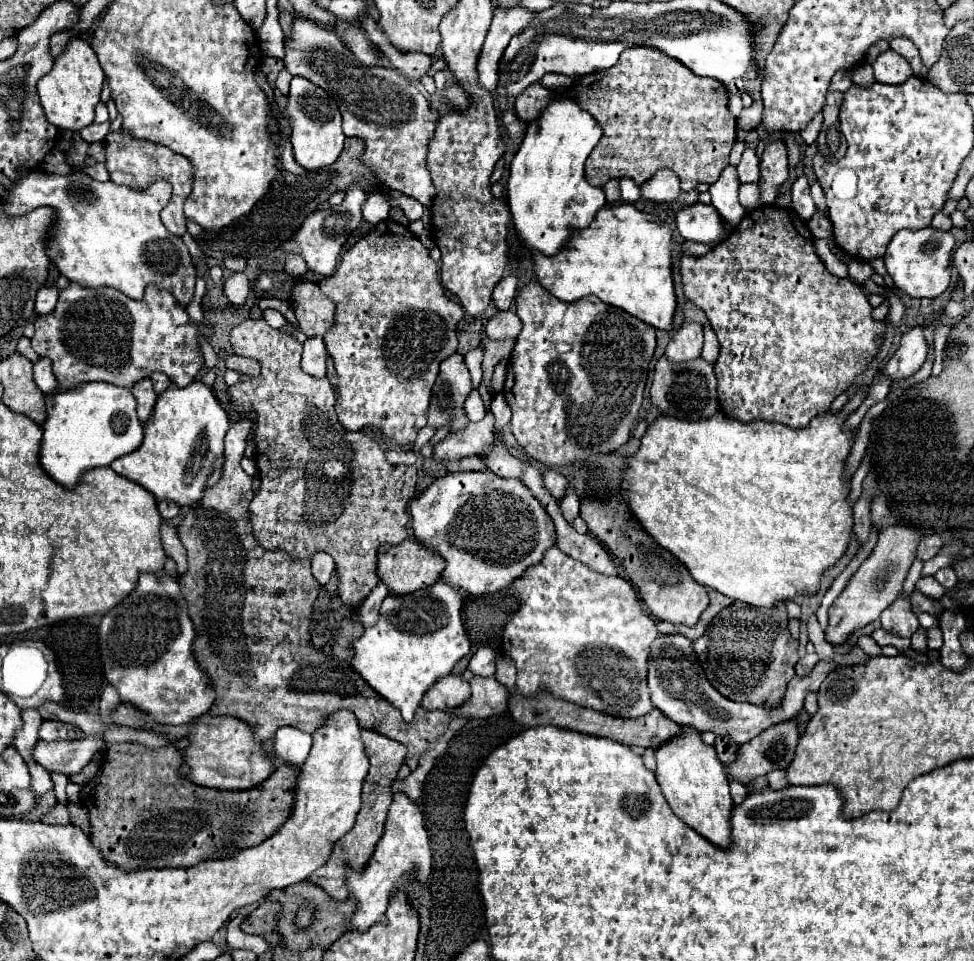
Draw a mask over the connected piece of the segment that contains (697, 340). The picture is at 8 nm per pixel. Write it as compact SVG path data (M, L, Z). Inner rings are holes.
M685 321L681 329L673 335L671 343L667 345L665 357L671 359L673 363L691 361L701 357L701 349L703 349L703 327L699 323Z

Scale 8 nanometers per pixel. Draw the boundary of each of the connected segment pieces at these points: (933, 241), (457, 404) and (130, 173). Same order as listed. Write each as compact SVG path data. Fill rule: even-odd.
M931 227L919 231L899 231L885 253L885 267L891 275L895 287L909 297L937 297L951 283L951 251L955 239L951 233L935 231Z
M455 353L447 357L441 363L439 377L431 393L427 425L435 429L449 425L451 431L461 431L469 423L463 403L469 397L471 389L473 383L463 355Z
M125 129L107 133L103 147L105 147L105 159L107 159L105 165L107 165L107 171L109 171L113 183L127 185L131 189L141 191L141 189L147 189L151 183L163 179L163 181L169 181L173 185L173 197L177 199L179 207L189 197L191 187L193 187L193 167L191 167L191 161L187 161L187 157L173 153L165 145L149 143L145 139L135 139Z

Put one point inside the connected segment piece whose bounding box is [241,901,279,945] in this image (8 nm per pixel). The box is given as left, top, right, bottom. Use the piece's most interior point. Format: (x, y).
(261, 922)

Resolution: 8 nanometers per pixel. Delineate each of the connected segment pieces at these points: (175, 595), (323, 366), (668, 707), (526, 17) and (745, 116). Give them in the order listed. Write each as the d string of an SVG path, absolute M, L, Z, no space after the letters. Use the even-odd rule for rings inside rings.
M165 571L143 573L139 577L137 589L113 611L109 611L99 625L99 649L103 673L107 683L117 689L121 703L131 703L135 711L143 711L143 715L151 715L151 719L163 725L177 726L189 723L207 713L209 707L213 705L215 693L209 691L209 679L191 655L193 637L195 637L193 623L187 615L187 605L179 591L177 579L165 575Z
M309 337L303 343L303 359L301 367L305 373L313 377L325 377L327 371L327 357L325 357L325 343L319 337Z
M679 633L675 635L659 635L655 639L655 643L651 645L651 661L649 661L649 691L651 691L651 701L653 705L663 711L671 721L679 723L679 725L693 725L699 731L713 731L715 735L725 735L731 737L737 745L747 743L749 739L757 737L761 731L769 729L775 723L787 721L791 717L795 717L801 709L803 709L803 699L807 691L815 691L819 689L819 685L823 683L823 679L837 667L843 665L855 665L855 663L867 663L871 659L871 655L867 655L861 647L853 647L849 653L839 655L839 659L831 659L831 661L819 661L813 671L807 677L793 677L787 685L787 693L783 697L783 705L781 709L775 711L765 711L763 707L751 705L751 703L735 703L729 701L727 697L723 697L721 693L717 693L713 689L713 685L707 681L697 655L691 647L691 641Z
M519 3L515 7L495 7L493 23L477 61L479 87L487 91L493 91L497 87L497 65L509 39L517 31L525 29L533 17L535 11L527 11L525 7L519 7Z
M753 103L749 109L741 111L741 115L737 119L737 139L739 141L745 141L747 133L761 125L761 111L763 111L761 103Z

